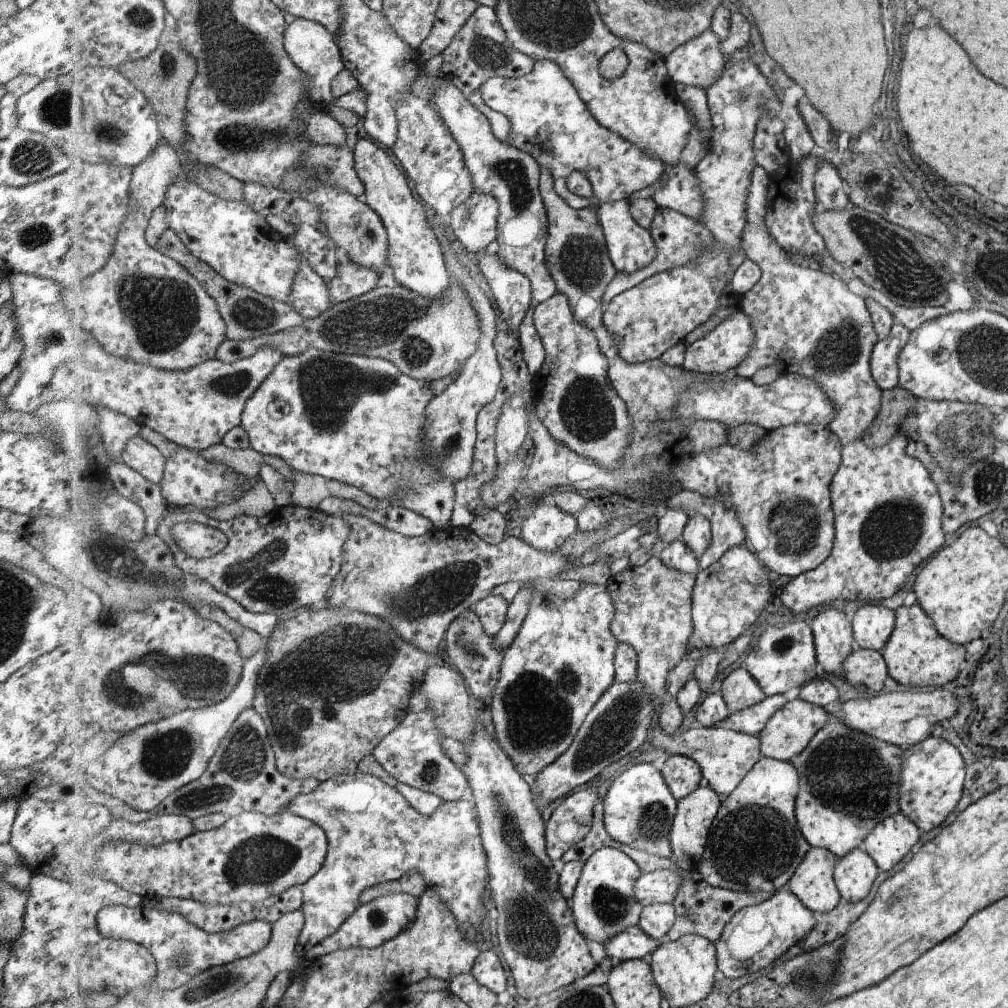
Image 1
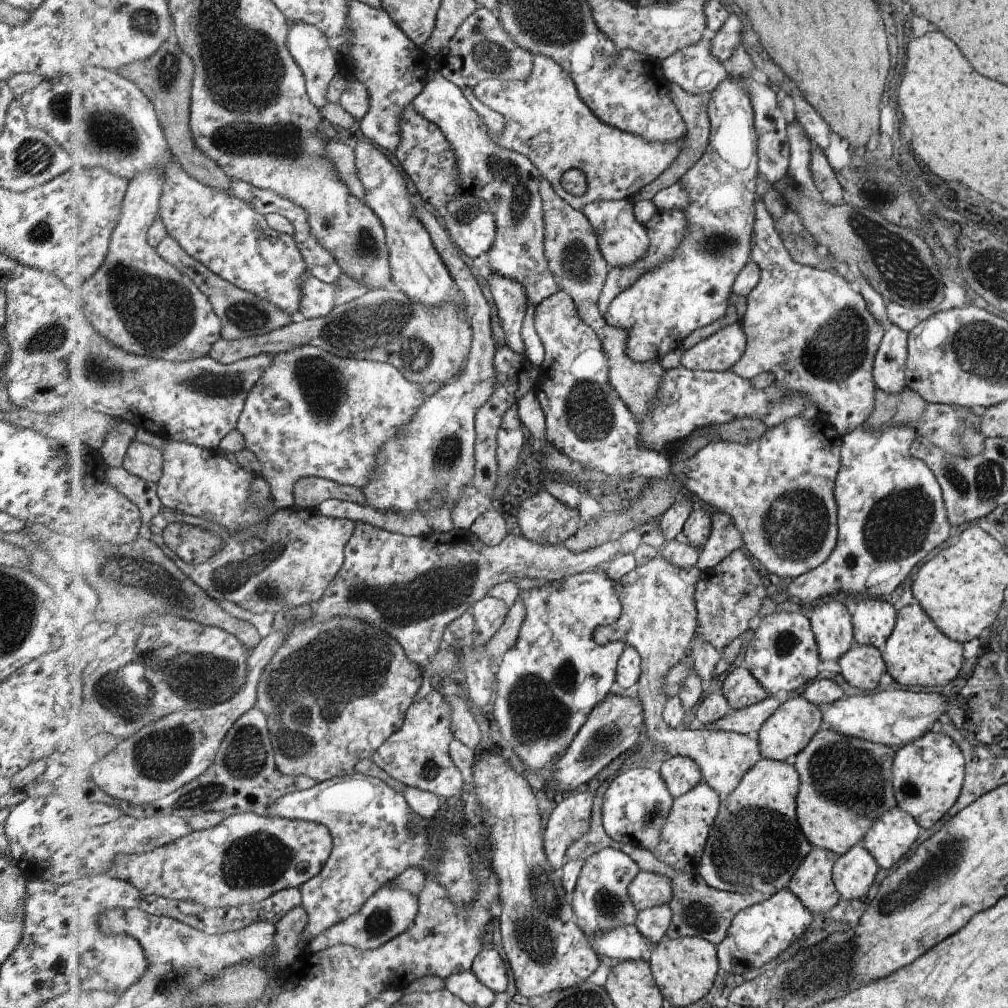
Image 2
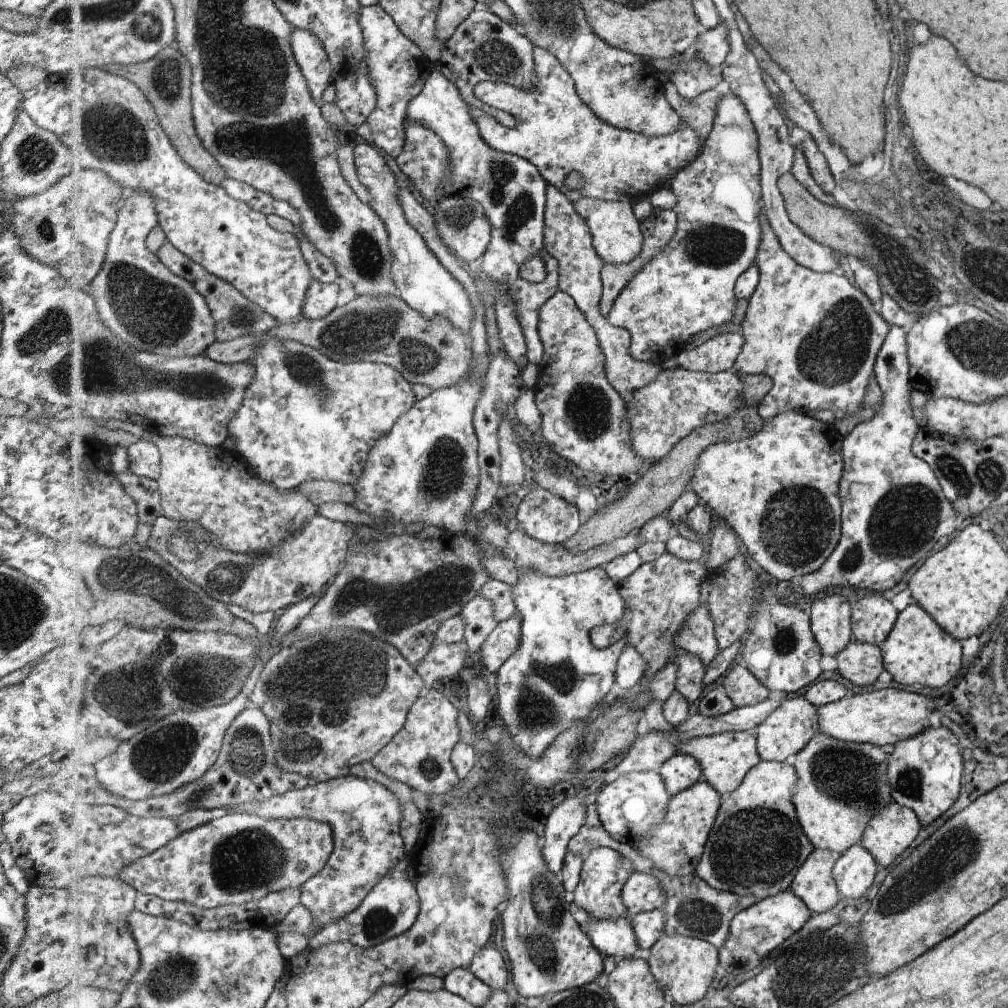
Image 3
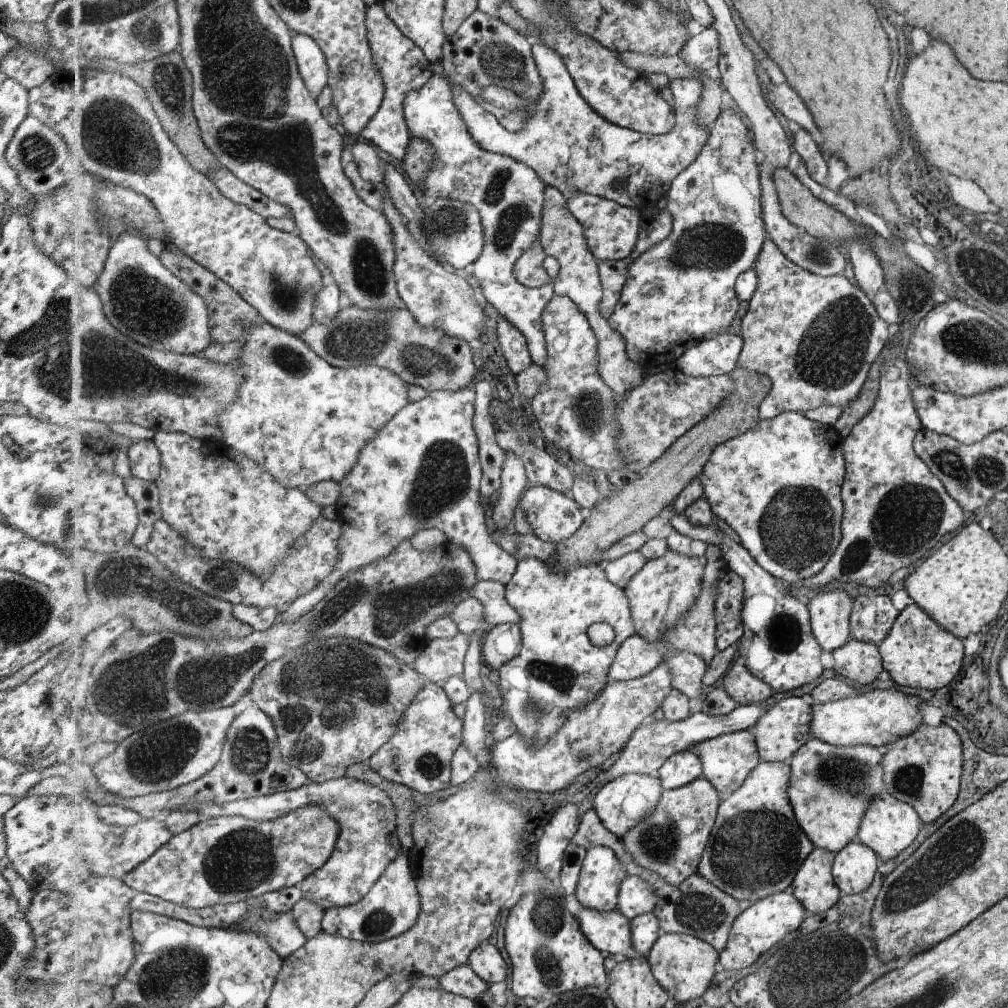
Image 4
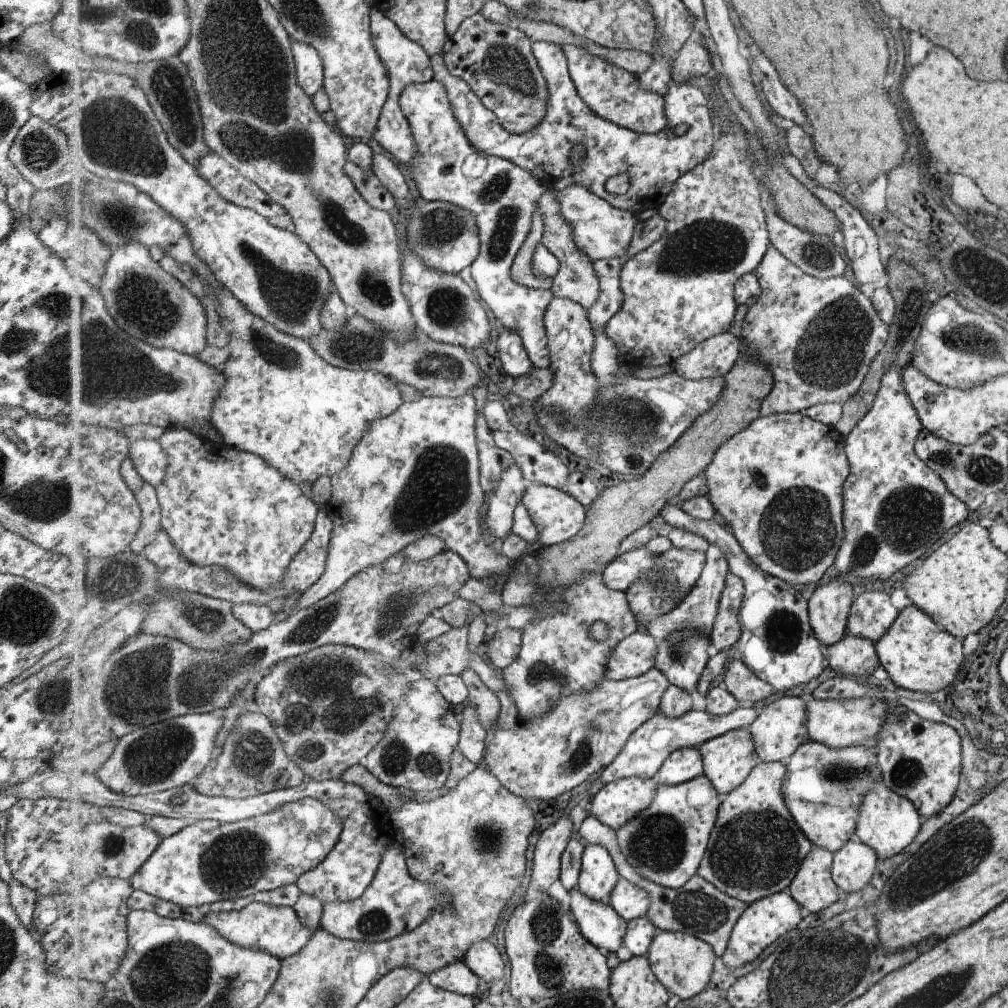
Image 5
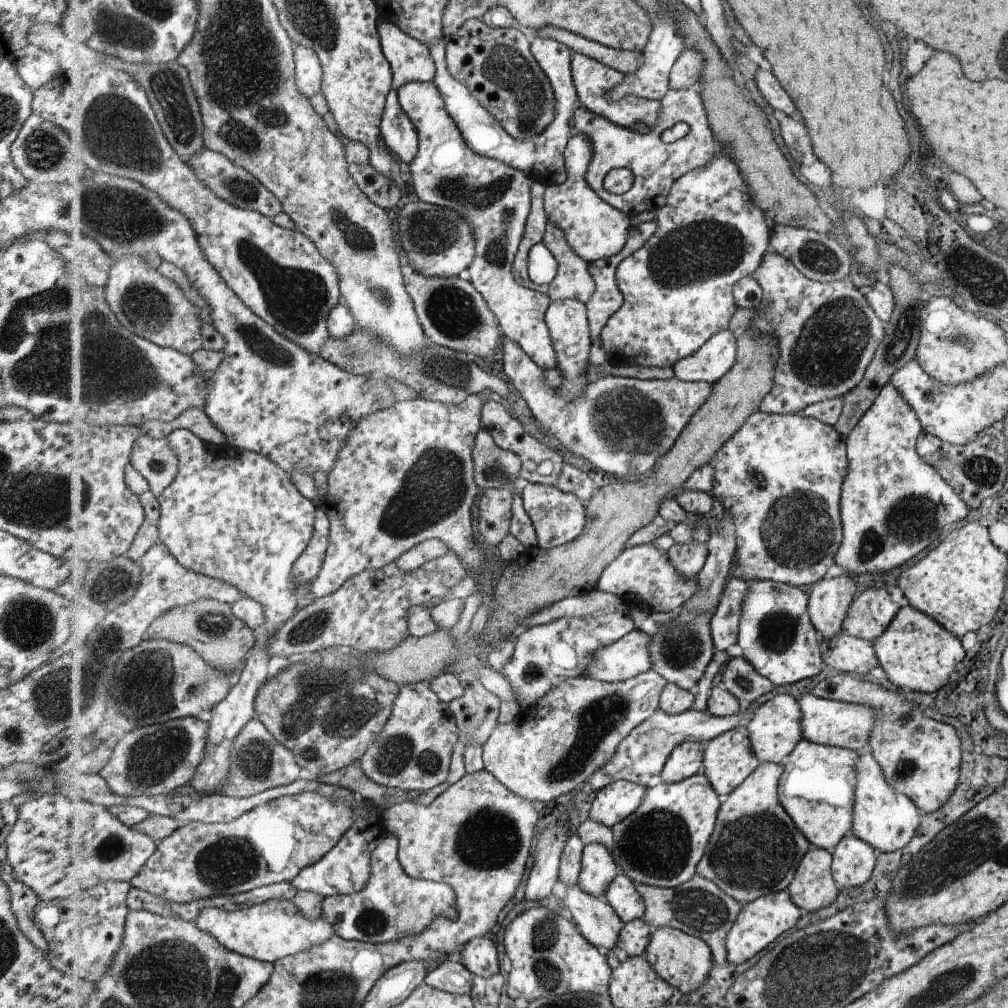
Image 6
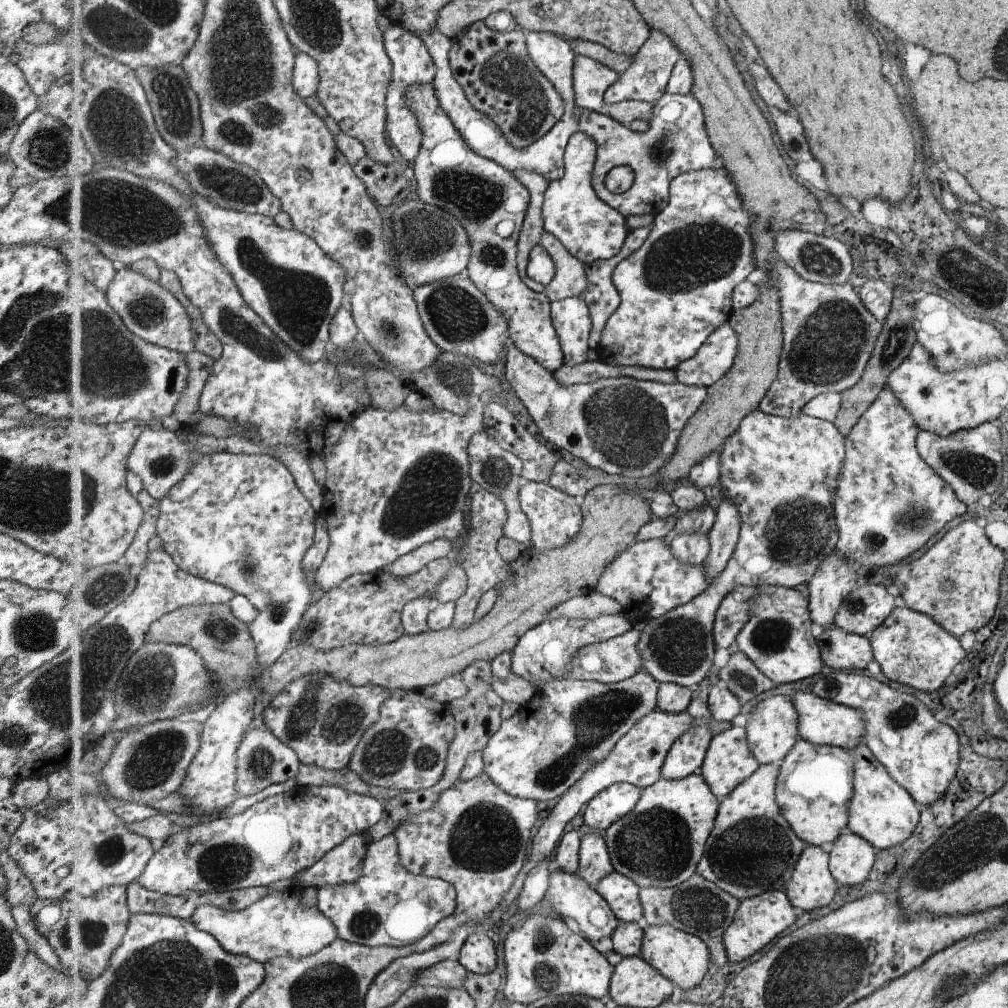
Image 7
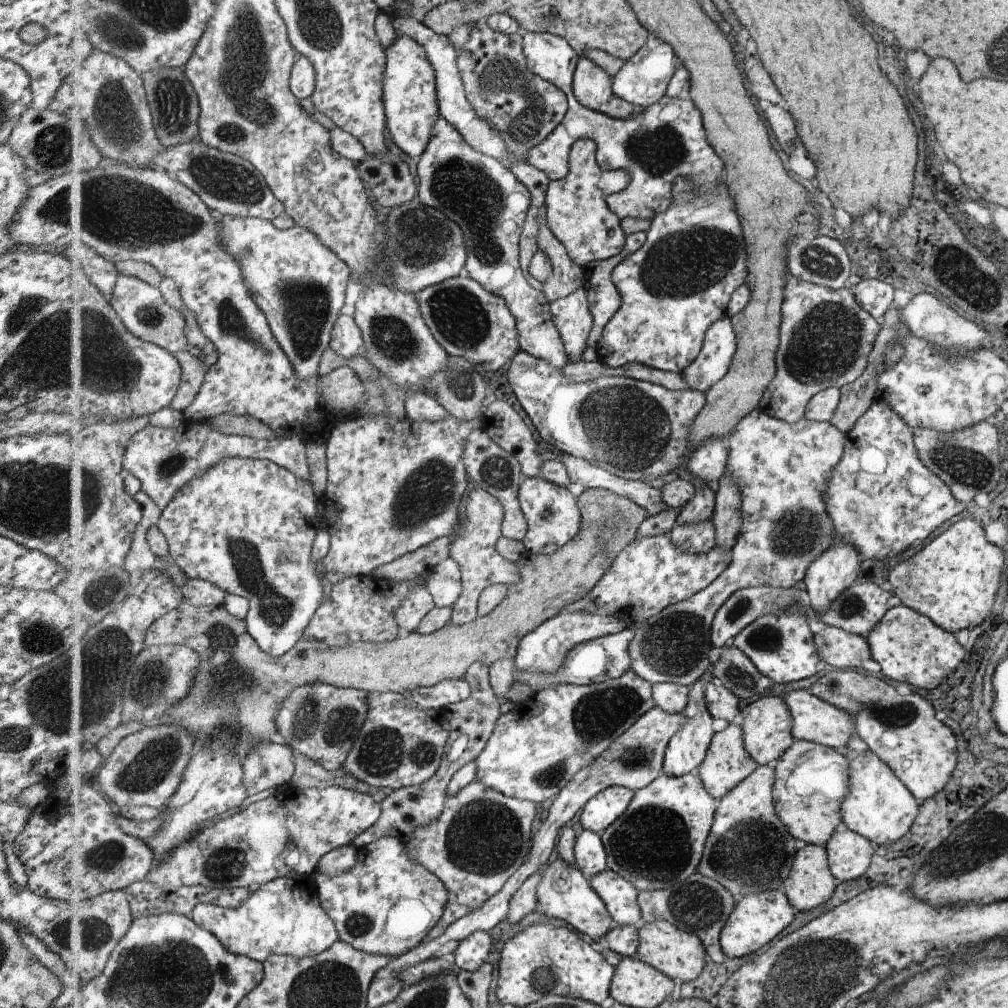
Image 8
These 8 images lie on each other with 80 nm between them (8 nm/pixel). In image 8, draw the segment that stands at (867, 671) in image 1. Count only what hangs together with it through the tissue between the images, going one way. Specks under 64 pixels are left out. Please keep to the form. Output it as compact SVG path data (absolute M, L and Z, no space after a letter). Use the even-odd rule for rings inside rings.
M829 625L814 635L814 641L823 663L839 669L861 669L872 658L870 641L841 627Z

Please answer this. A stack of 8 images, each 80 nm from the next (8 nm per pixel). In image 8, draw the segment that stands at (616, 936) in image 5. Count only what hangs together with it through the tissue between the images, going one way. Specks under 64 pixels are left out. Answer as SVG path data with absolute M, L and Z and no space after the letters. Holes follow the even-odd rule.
M561 858L553 860L543 868L543 880L538 886L537 912L548 918L565 920L575 930L590 936L593 940L606 937L616 926L614 918L607 908L606 901L591 886L589 878L575 864Z

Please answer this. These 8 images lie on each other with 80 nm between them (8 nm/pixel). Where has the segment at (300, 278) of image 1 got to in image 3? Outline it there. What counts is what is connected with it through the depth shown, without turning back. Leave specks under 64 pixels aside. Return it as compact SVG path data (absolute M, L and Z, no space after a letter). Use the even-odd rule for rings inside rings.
M313 280L310 291L307 292L305 318L321 320L337 309L337 294L339 284L321 283Z

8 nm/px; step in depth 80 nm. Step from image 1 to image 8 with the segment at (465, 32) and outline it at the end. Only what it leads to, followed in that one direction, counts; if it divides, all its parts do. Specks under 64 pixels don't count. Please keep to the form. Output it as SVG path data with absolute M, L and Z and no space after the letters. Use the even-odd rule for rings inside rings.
M487 21L477 27L462 53L458 54L458 71L465 85L467 98L475 112L489 121L503 137L505 144L504 163L527 185L532 194L532 203L520 236L520 262L531 286L542 290L543 282L530 274L534 256L538 254L540 211L546 206L546 192L550 187L547 173L529 162L529 154L539 146L566 118L568 96L551 81L530 70L524 53L524 35L497 32Z

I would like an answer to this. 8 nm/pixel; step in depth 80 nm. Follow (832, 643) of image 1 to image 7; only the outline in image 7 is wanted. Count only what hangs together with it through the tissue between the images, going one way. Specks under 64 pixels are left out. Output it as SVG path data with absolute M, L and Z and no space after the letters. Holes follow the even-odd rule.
M835 553L819 567L808 586L808 598L812 620L824 629L835 626L834 620L846 602L846 598L857 589L857 572L852 563Z

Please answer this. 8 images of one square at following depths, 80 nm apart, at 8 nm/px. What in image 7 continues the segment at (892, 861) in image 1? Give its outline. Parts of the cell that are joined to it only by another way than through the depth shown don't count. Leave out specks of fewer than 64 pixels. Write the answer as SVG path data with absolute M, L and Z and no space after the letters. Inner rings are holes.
M861 744L855 751L854 798L850 804L848 830L862 836L879 850L891 848L913 836L917 824L917 808L911 793L903 788L890 774L884 764L867 746Z

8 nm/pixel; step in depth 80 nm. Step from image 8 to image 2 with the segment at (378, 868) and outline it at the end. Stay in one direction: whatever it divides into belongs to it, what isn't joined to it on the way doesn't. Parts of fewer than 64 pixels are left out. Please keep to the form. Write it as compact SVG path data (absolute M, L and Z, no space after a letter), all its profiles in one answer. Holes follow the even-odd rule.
M389 882L382 888L379 888L375 895L372 895L367 903L355 912L355 915L349 916L343 923L329 928L326 932L319 934L311 943L308 944L308 950L311 953L321 952L339 944L350 945L361 949L377 949L383 947L387 942L394 940L411 928L417 916L419 915L420 901L419 897L411 894L409 890L404 890L401 886L395 886Z

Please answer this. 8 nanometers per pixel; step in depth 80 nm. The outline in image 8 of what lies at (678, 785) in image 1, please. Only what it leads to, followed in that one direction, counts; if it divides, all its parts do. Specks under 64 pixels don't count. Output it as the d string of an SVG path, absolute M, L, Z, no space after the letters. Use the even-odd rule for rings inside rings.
M711 676L707 680L699 679L695 684L690 686L690 697L688 705L685 707L683 714L686 716L686 722L679 729L679 732L671 739L670 746L666 750L664 759L664 774L670 777L684 777L689 773L699 770L714 740L713 722L714 716L708 707L706 697L706 686L710 683Z

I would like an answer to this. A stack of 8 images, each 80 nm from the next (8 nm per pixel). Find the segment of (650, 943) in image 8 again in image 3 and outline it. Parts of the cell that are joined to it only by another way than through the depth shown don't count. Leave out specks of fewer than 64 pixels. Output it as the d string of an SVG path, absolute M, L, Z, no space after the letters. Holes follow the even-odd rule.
M664 934L651 949L648 962L665 995L673 999L672 1003L687 1006L700 1002L710 991L720 967L720 950L701 938Z

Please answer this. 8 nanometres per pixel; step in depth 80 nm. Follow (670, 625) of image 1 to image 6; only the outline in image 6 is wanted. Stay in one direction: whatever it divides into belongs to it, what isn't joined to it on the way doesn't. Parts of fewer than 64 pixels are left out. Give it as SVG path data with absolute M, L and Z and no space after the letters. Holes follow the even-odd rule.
M677 542L668 554L683 577L697 578L705 567L708 552L708 542L689 542L689 544Z

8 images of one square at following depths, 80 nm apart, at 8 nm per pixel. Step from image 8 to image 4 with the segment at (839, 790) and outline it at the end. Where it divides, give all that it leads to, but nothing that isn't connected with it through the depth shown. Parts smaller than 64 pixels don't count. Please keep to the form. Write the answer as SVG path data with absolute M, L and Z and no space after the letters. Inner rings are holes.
M815 737L792 757L790 802L800 826L816 848L837 854L858 841L863 816L873 798L885 790L881 780L884 772L879 764L883 756L877 747L835 746Z

